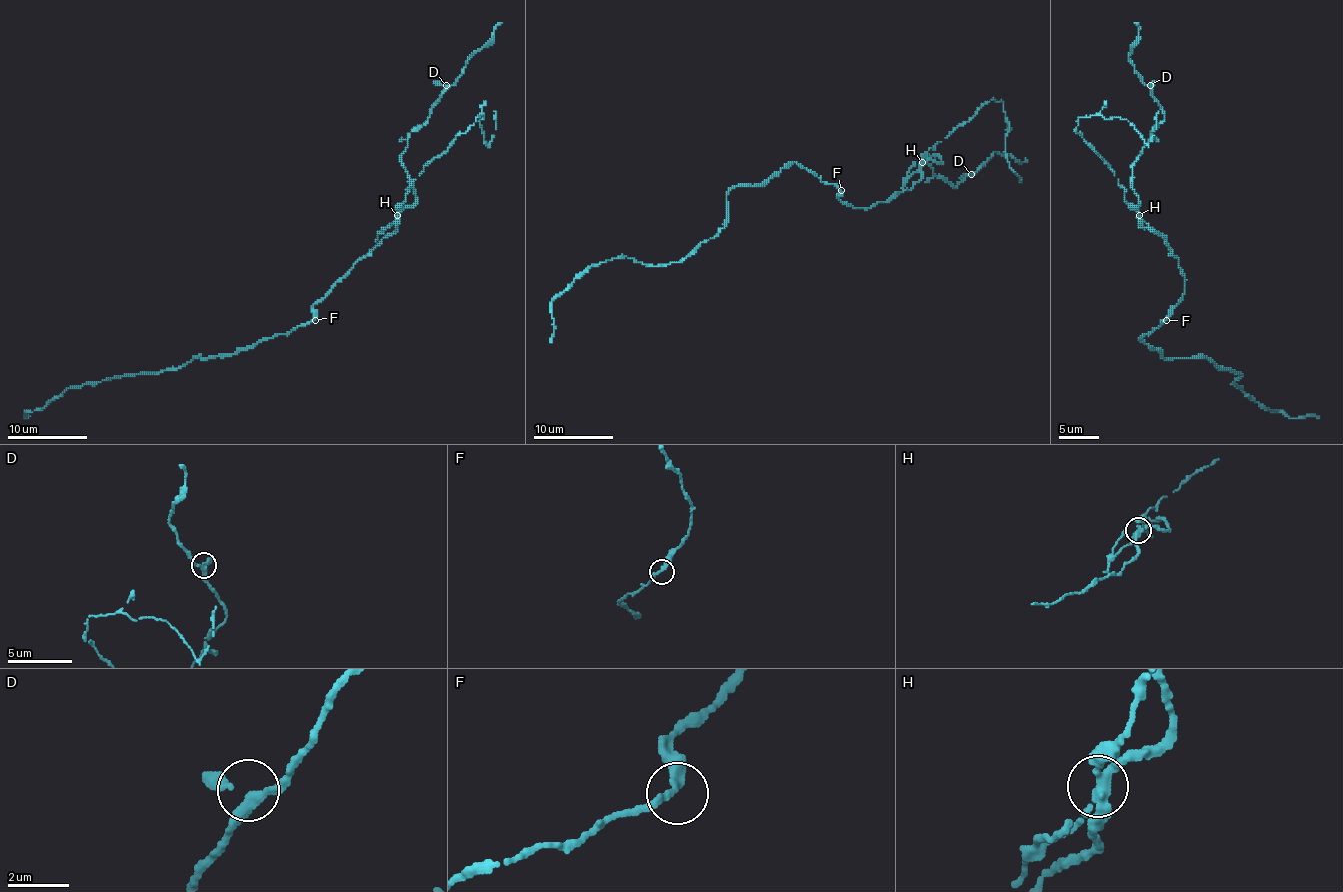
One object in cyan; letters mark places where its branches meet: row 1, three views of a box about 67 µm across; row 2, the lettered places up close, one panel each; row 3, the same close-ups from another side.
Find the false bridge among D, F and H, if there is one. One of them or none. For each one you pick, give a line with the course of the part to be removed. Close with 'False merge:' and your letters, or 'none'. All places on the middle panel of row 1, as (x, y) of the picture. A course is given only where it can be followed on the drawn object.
H: foreign part runs (923, 162), (933, 146), (965, 124), (983, 104), (995, 100), (1003, 104), (1009, 124), (1005, 156), (1019, 182)
False merge: H

